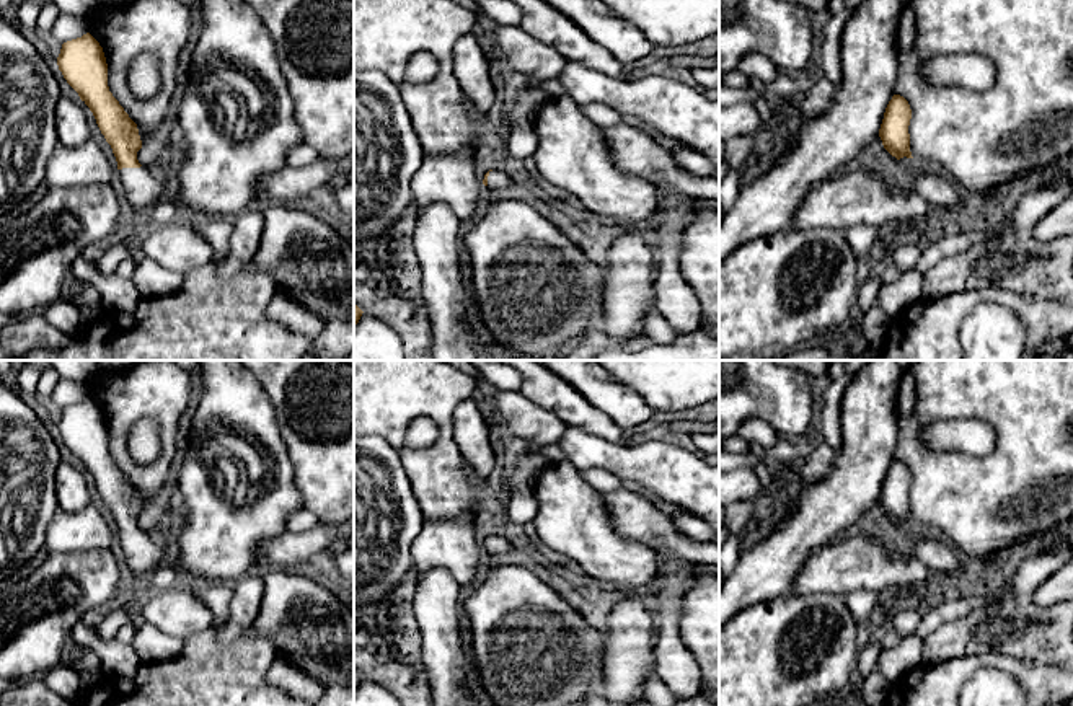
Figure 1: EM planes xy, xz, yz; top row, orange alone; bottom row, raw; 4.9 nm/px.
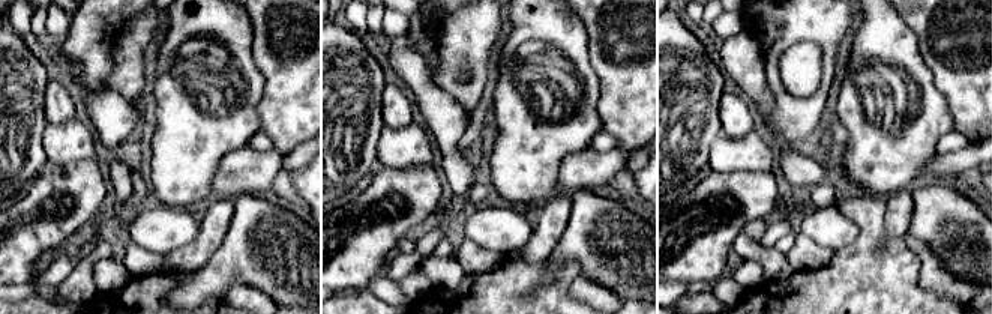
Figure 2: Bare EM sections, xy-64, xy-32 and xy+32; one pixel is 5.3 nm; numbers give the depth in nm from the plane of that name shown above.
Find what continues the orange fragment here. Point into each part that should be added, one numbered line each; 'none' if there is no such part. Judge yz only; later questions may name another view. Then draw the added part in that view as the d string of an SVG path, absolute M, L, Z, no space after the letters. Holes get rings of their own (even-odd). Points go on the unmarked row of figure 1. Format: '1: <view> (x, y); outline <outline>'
none

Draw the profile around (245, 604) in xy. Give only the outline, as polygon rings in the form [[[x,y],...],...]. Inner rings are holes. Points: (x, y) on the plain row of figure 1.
[[[261,572],[241,576],[233,584],[233,597],[228,608],[228,621],[217,629],[220,642],[232,642],[249,629],[259,613],[263,602],[264,582]]]

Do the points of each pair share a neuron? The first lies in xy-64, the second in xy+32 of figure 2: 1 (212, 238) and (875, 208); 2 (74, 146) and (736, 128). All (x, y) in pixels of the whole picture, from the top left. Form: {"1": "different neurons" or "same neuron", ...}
{"1": "different neurons", "2": "different neurons"}

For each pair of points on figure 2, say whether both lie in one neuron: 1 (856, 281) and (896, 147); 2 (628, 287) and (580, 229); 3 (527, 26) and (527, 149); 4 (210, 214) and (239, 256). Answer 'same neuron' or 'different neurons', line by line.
1: different neurons
2: same neuron
3: same neuron
4: different neurons

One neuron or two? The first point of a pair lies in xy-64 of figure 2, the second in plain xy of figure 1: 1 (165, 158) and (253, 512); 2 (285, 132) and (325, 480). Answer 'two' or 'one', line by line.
1: one
2: one

